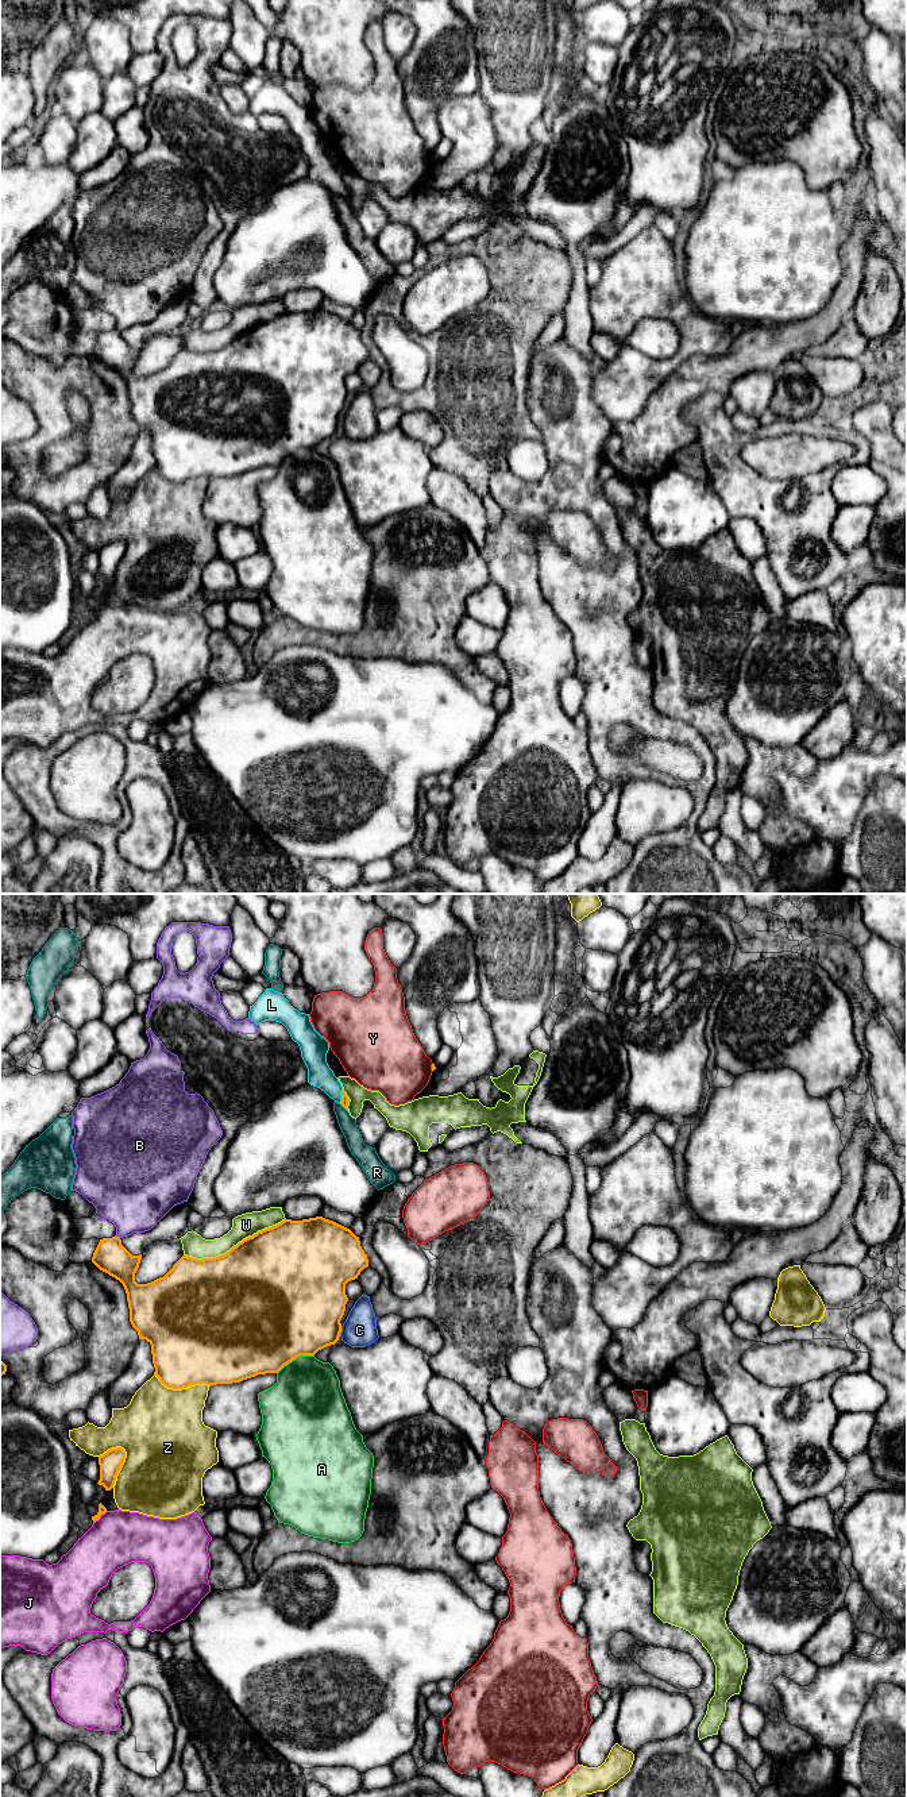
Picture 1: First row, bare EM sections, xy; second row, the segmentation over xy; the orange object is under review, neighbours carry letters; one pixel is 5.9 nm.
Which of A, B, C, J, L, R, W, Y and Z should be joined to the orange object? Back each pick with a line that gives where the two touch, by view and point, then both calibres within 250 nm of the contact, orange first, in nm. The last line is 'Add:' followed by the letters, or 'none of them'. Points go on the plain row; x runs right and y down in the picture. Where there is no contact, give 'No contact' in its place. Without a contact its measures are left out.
L: Touches orange at xy (342, 189). Thickness 50 nm (orange) against 150 nm
Add: L

